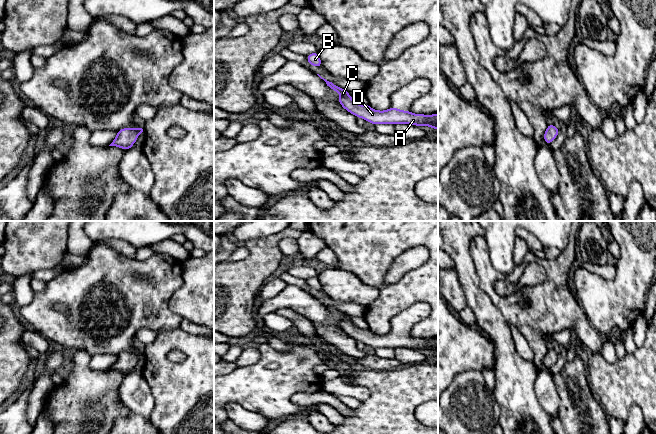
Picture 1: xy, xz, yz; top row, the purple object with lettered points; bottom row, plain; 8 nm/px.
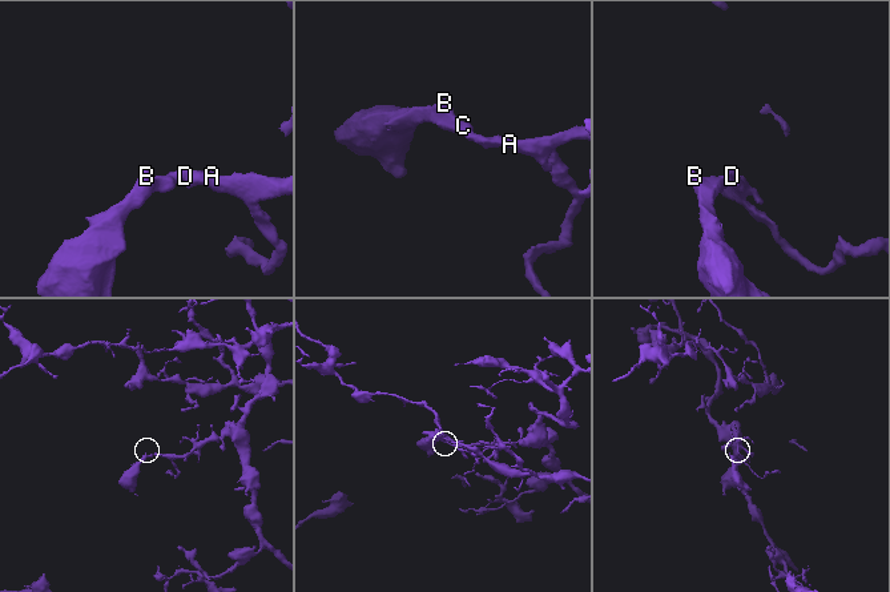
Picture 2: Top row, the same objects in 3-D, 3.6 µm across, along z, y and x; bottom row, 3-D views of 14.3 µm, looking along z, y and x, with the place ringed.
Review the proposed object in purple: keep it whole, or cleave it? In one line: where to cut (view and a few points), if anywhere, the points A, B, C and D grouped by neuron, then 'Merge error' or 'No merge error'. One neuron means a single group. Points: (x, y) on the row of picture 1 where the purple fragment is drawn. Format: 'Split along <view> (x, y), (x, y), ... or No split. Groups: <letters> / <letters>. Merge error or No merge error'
No split. Groups: A B C D. No merge error

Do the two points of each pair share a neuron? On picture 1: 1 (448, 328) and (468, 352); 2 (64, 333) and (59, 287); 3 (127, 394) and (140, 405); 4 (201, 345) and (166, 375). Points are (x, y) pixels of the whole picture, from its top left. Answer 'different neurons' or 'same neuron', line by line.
1: same neuron
2: same neuron
3: same neuron
4: same neuron

